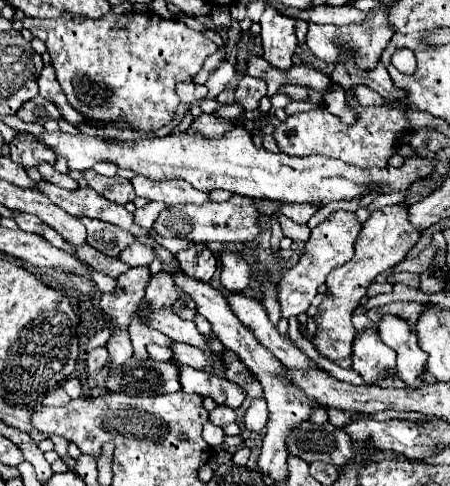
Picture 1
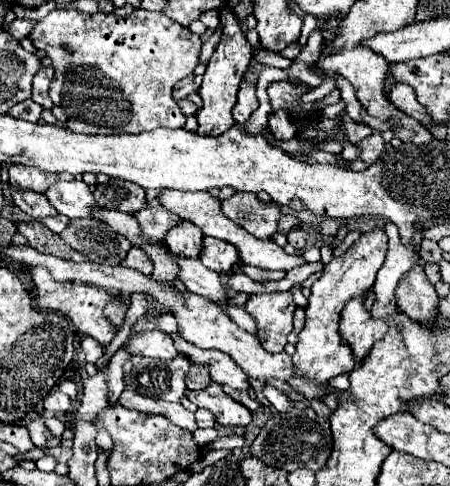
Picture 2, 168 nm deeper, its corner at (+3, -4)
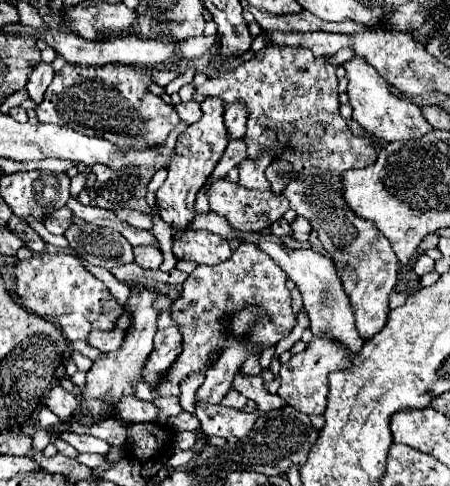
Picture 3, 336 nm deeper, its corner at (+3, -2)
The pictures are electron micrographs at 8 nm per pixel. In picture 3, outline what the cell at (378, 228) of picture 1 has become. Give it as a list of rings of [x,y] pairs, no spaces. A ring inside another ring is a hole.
[[[313,337],[313,341],[307,345],[307,351],[293,355],[287,365],[281,365],[279,381],[281,387],[277,395],[291,407],[295,407],[301,413],[307,415],[321,415],[327,405],[327,393],[329,393],[329,379],[327,375],[331,371],[343,371],[351,367],[351,355],[347,349],[343,349],[335,341],[327,341],[321,337]]]

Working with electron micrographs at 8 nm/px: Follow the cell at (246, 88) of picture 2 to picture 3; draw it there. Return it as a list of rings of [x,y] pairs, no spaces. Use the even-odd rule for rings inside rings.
[[[241,103],[227,105],[223,113],[225,127],[229,131],[231,139],[241,139],[245,135],[245,123],[247,123],[247,109]]]

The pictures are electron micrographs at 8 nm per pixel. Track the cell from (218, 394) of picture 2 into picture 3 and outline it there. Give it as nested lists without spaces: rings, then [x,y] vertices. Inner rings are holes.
[[[197,401],[195,415],[201,421],[201,429],[205,435],[217,435],[217,437],[245,437],[251,427],[255,425],[259,411],[239,411],[229,409],[225,405],[207,405]]]

